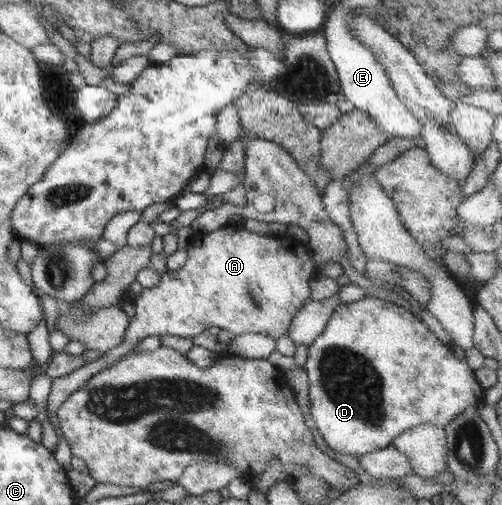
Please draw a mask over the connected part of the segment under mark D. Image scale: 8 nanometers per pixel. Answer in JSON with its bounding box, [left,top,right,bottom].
[304,296,484,457]

